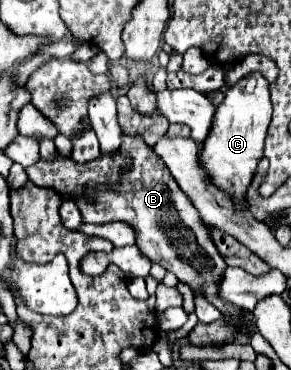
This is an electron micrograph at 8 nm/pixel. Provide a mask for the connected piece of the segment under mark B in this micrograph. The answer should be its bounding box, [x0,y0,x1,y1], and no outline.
[27,134,257,336]

